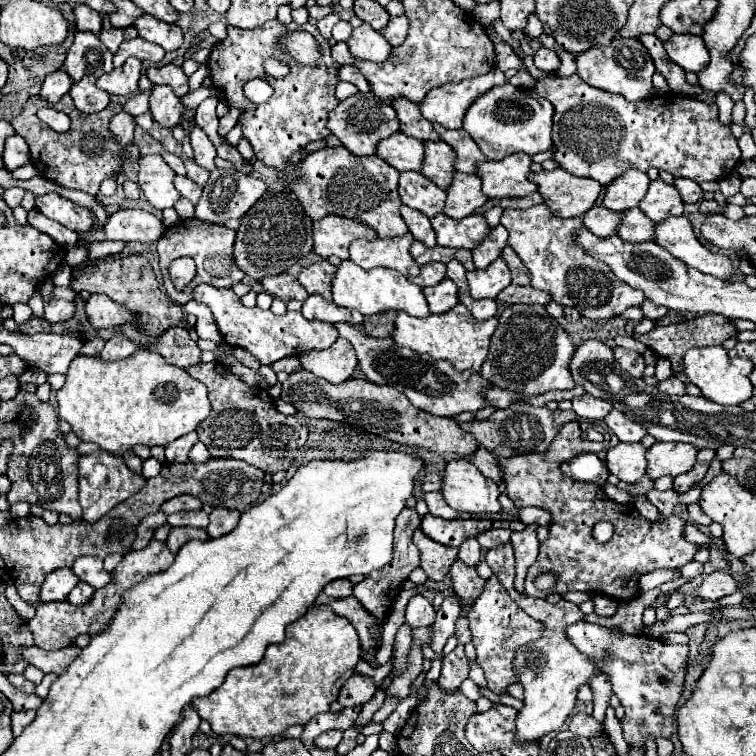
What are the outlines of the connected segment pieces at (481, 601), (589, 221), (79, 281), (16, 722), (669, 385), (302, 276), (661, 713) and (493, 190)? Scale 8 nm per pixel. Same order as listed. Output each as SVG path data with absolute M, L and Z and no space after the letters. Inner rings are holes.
M490 577L484 585L484 591L480 597L474 601L474 605L468 611L468 621L470 621L470 633L472 633L472 643L476 647L476 659L480 667L484 669L484 677L488 681L488 689L496 695L508 693L508 687L512 683L518 683L518 675L512 667L516 653L522 645L528 645L536 639L542 637L544 625L540 621L534 621L528 617L508 595L508 591L502 587L502 583L496 577Z
M594 205L584 215L584 225L598 237L610 237L616 233L622 219L624 219L624 211L612 211L612 209L604 209L602 205Z
M132 255L126 259L116 259L116 261L102 261L100 265L90 265L72 279L70 289L74 289L76 293L80 293L84 289L90 293L106 293L112 301L138 313L140 315L138 327L142 327L150 335L162 335L166 329L176 327L176 325L186 327L180 305L176 305L166 295L166 291L154 277L150 263L140 255Z
M22 711L22 713L12 713L12 731L14 731L14 737L18 737L36 717L36 711Z
M676 377L660 381L656 387L660 389L660 393L666 393L666 395L684 395L684 383Z
M320 261L320 263L314 263L314 265L308 265L304 267L300 273L298 273L298 281L304 285L304 289L308 293L318 293L322 295L326 301L332 301L332 291L330 291L330 279L332 279L332 273L334 273L334 265L330 261Z
M580 621L566 629L568 639L582 651L588 653L596 669L606 671L614 693L620 697L626 715L622 717L622 731L628 745L636 751L646 751L646 737L670 737L674 729L674 713L676 703L684 689L686 679L686 661L688 661L688 645L666 645L658 639L644 635L622 635L616 637L610 629L598 627L588 621ZM610 653L610 663L602 663L604 655ZM642 723L642 727L638 727Z
M514 153L512 157L504 157L500 161L484 161L484 165L480 165L478 175L482 177L482 191L488 197L526 197L536 191L536 183L528 179L530 175L530 165L532 159L526 153Z

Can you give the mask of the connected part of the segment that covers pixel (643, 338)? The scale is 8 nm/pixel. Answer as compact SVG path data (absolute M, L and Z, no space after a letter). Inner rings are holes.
M708 313L708 315L698 315L698 317L694 317L692 321L688 321L688 323L684 323L684 325L654 327L650 333L646 333L646 335L634 335L634 337L636 337L640 343L648 345L652 351L656 351L660 357L670 359L674 371L682 371L682 369L684 369L684 355L686 355L688 349L692 349L692 347L700 349L700 347L722 345L726 339L734 337L736 333L738 333L738 329L736 329L736 325L734 325L730 319Z

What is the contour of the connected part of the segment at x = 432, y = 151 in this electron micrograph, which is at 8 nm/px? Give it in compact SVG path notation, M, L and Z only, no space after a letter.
M426 141L424 147L426 147L426 157L424 157L422 173L438 187L448 189L456 173L456 167L454 167L456 151L444 141Z

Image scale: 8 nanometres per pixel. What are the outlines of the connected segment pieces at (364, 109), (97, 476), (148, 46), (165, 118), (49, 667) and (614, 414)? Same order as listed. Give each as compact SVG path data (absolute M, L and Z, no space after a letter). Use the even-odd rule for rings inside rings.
M372 91L356 93L344 99L330 115L328 115L328 129L336 135L342 145L354 155L376 155L376 147L382 139L400 133L400 121L392 107L392 101L384 101L376 97Z
M96 451L88 455L80 455L79 463L79 503L84 509L84 521L94 523L102 515L106 515L112 507L122 503L124 499L132 497L138 493L144 485L146 479L140 473L134 473L126 467L124 459L118 455L112 455L108 451Z
M136 37L136 39L132 39L132 41L122 41L120 49L118 49L116 55L114 55L114 67L124 65L124 61L126 61L128 57L138 57L138 59L142 59L142 61L160 63L160 61L164 59L164 55L166 55L166 51L164 51L160 45Z
M168 85L154 87L150 95L150 113L154 115L154 121L164 127L176 127L182 121L184 111L184 103L172 93L172 89L168 89Z
M30 645L30 647L20 647L20 657L30 665L42 669L44 673L62 675L66 667L80 655L80 651L82 649L78 645L68 645L60 651L44 651L36 645Z
M612 409L606 417L604 417L606 425L614 431L614 435L624 441L624 443L634 443L634 441L640 441L644 435L646 435L646 429L634 421L630 421L624 413Z

